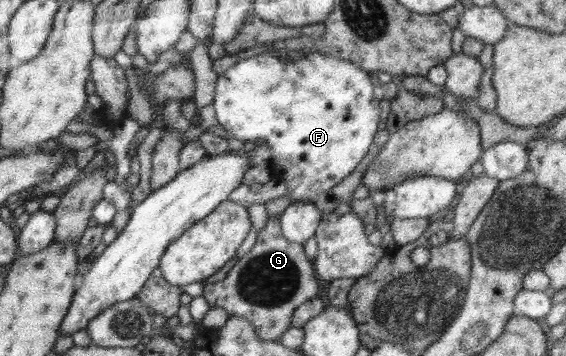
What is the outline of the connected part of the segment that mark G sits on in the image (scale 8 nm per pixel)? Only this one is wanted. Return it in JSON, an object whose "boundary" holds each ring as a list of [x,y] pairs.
{"boundary":[[[271,216],[266,226],[258,233],[258,239],[251,250],[239,258],[223,281],[203,285],[202,296],[209,308],[224,308],[228,316],[241,316],[254,327],[254,332],[262,340],[277,340],[277,338],[291,327],[294,310],[313,300],[318,295],[318,282],[313,263],[305,255],[303,244],[290,242],[282,236],[280,220]]]}

